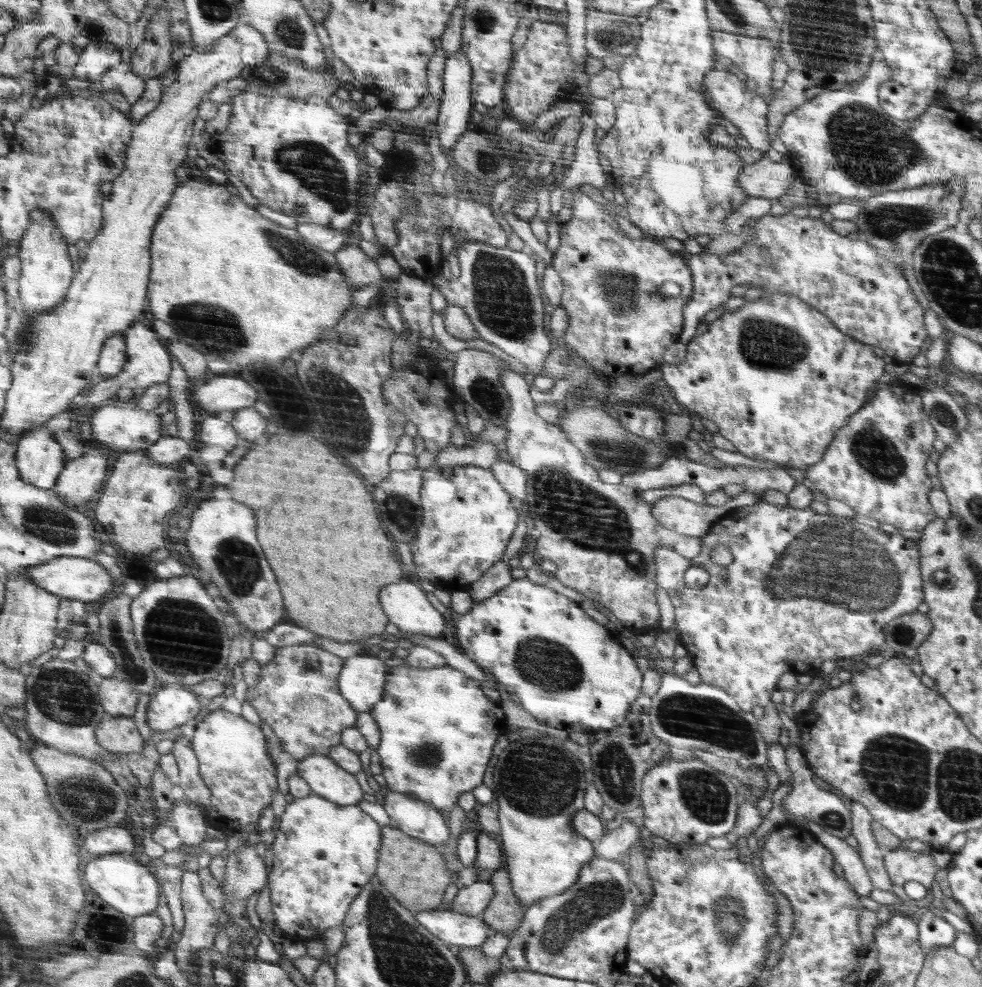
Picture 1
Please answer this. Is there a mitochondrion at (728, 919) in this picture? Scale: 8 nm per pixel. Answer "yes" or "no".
yes

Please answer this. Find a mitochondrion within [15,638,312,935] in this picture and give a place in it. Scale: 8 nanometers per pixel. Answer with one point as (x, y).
(64, 696)

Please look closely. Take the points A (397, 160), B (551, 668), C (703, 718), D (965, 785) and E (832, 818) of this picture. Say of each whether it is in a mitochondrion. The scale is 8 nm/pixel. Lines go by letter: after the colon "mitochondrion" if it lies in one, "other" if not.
A: other
B: mitochondrion
C: mitochondrion
D: mitochondrion
E: mitochondrion

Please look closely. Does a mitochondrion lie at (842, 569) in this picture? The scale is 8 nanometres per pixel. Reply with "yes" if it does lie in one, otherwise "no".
yes

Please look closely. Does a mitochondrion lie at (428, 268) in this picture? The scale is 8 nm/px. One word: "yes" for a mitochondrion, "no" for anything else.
no

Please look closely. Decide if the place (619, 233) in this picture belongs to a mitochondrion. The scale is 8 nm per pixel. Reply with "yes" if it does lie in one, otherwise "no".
no

